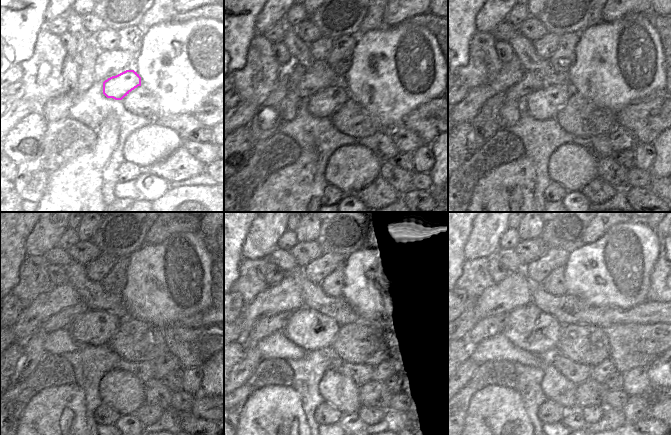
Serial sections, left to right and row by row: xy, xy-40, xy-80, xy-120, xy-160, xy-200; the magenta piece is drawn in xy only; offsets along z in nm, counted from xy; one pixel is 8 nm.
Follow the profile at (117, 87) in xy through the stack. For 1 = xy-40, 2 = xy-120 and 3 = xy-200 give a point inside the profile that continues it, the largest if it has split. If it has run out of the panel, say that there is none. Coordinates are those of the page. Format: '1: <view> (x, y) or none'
1: xy-40 (322, 104)
2: xy-120 (94, 327)
3: xy-200 (527, 327)

